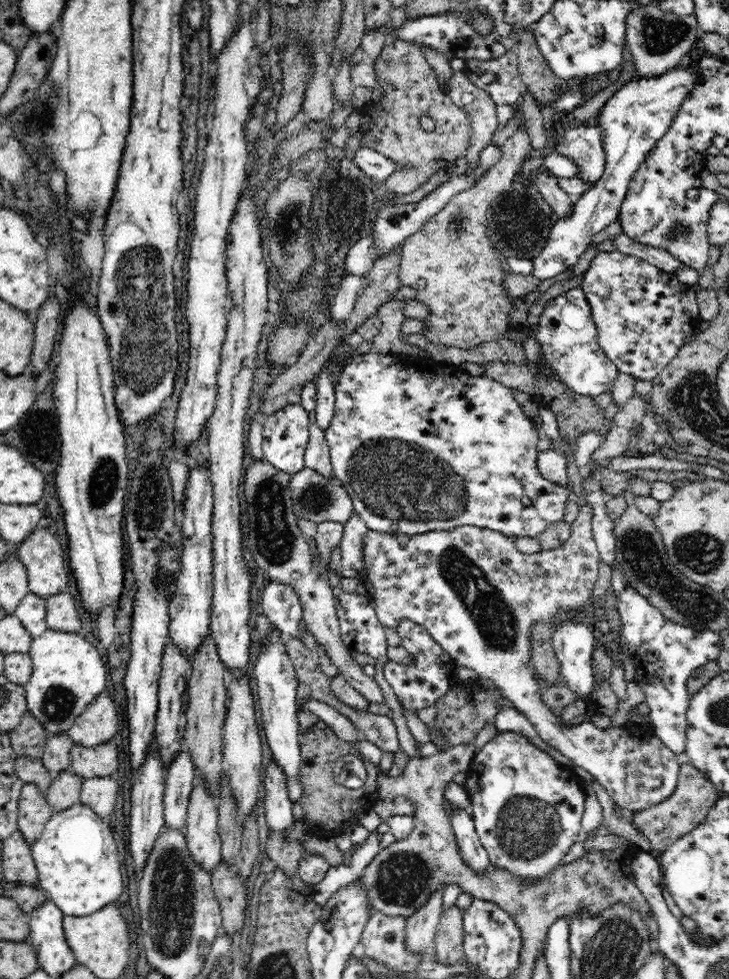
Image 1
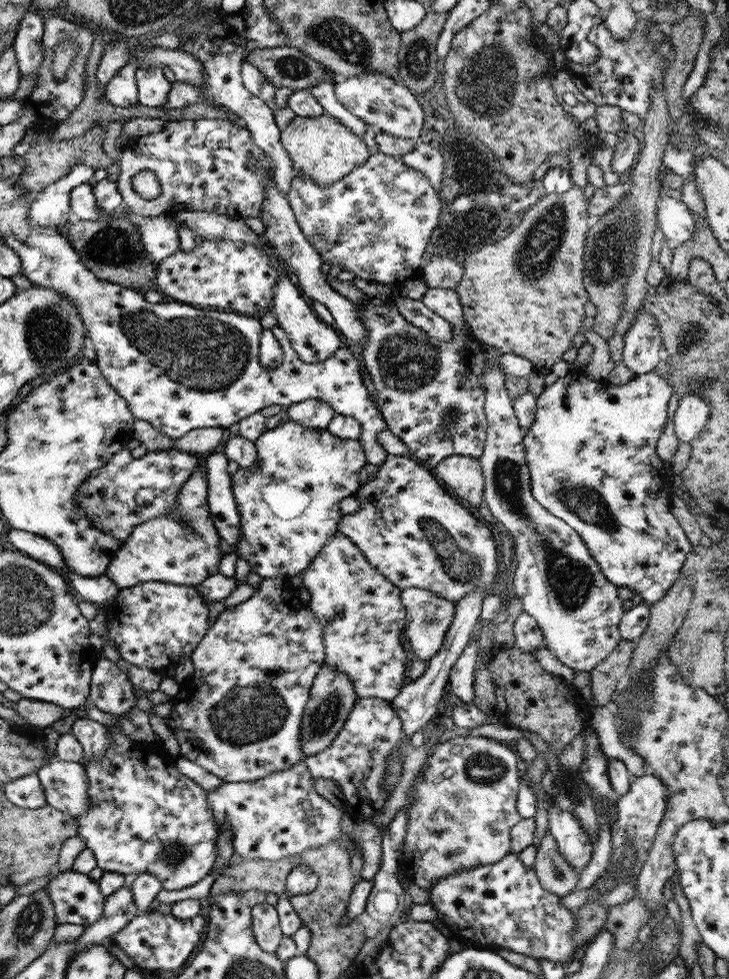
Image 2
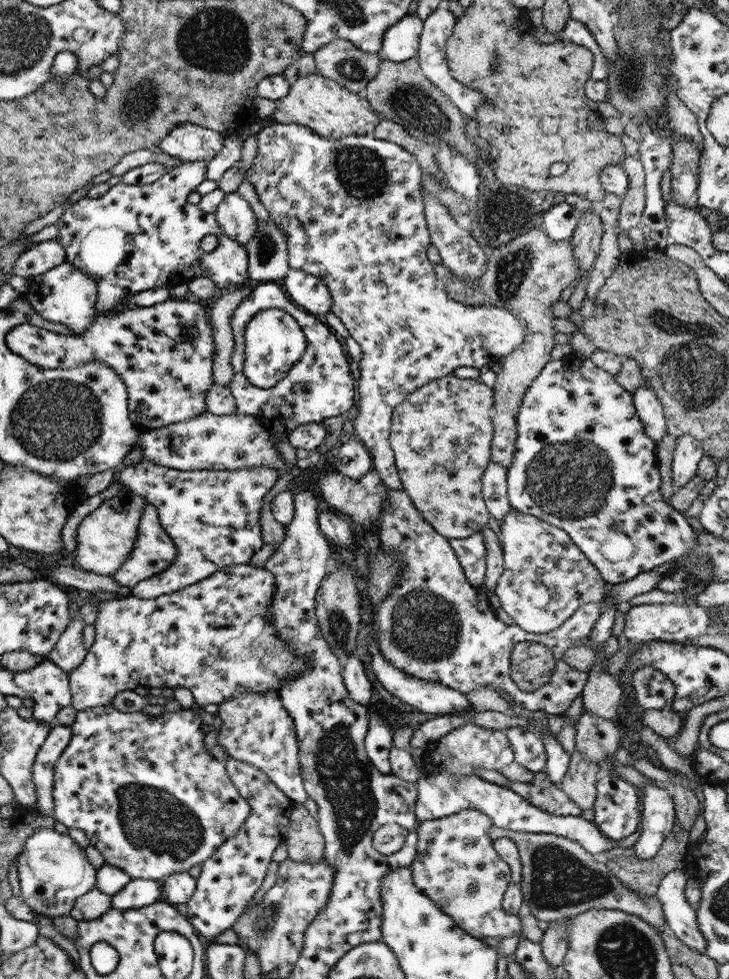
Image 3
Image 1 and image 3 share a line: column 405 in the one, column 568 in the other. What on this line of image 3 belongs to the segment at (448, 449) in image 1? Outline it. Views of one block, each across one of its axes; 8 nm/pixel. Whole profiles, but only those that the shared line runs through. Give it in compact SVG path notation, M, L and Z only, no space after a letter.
M574 352L564 356L562 360L554 360L548 362L540 375L532 380L532 384L528 386L526 394L522 398L522 404L518 408L516 414L517 438L516 452L514 452L514 460L507 469L507 493L511 509L514 509L519 514L532 515L536 519L543 520L566 531L574 544L582 550L588 557L588 560L600 571L602 578L612 585L629 581L638 576L638 574L652 570L656 566L664 563L676 561L692 551L692 547L696 545L696 534L690 526L686 517L670 504L666 503L662 494L660 494L660 477L664 474L657 460L657 445L650 440L650 436L646 436L644 424L638 416L635 404L633 403L633 394L626 388L622 388L615 380L615 376L599 368L591 358L578 357Z

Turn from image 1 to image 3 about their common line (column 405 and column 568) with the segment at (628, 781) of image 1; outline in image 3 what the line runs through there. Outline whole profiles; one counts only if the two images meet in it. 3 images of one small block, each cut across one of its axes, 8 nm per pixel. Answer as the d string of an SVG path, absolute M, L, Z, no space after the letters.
M514 509L504 516L500 528L504 570L498 578L495 593L500 600L500 606L522 630L532 634L552 632L560 628L578 607L590 602L598 603L604 597L608 583L566 531L532 515L518 515Z

